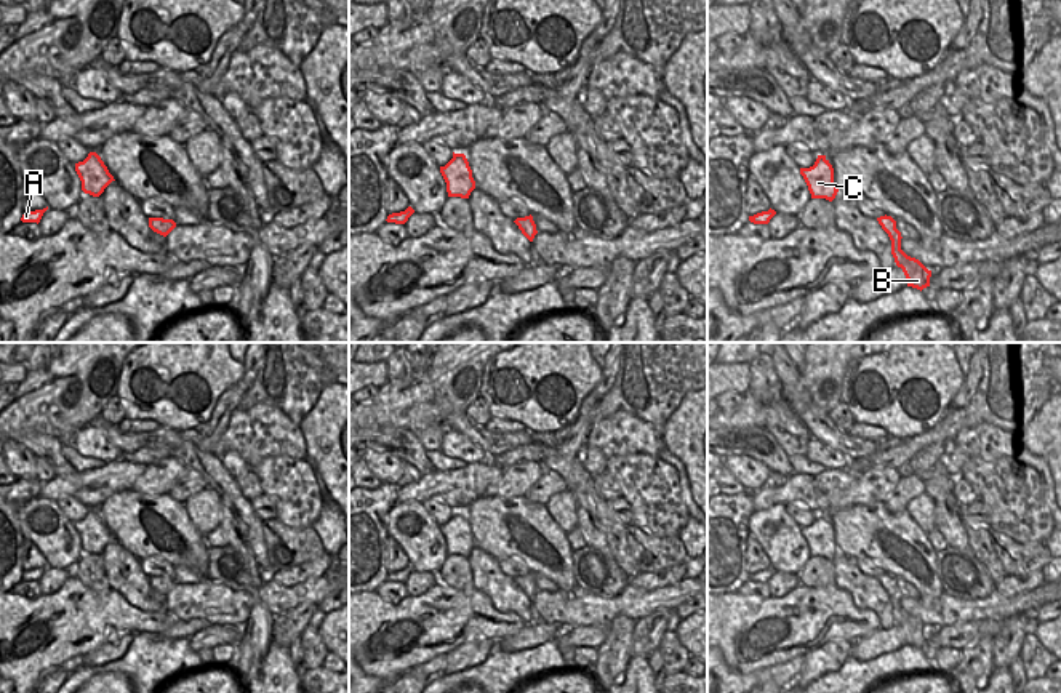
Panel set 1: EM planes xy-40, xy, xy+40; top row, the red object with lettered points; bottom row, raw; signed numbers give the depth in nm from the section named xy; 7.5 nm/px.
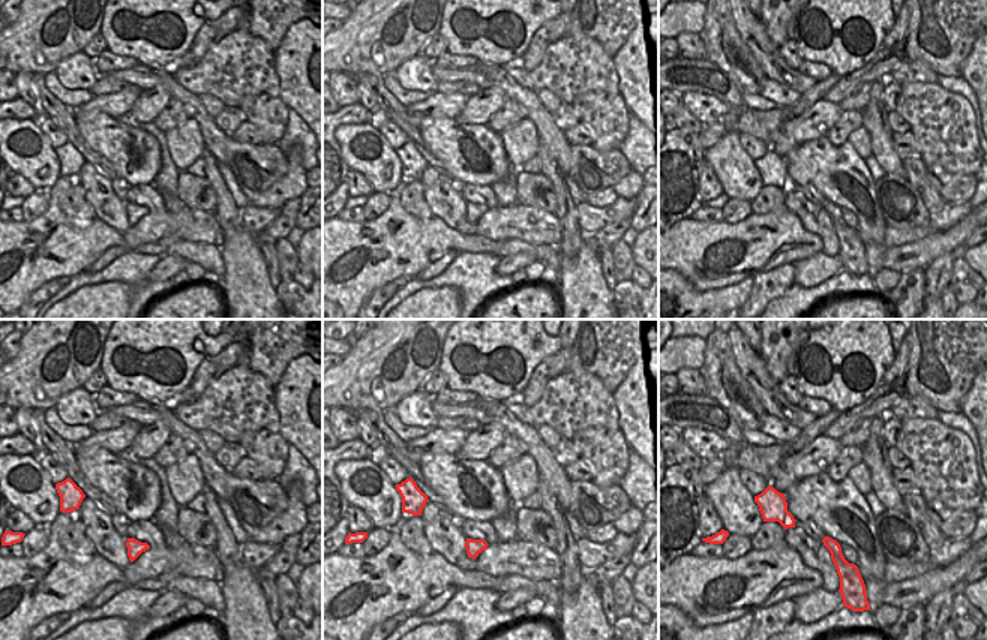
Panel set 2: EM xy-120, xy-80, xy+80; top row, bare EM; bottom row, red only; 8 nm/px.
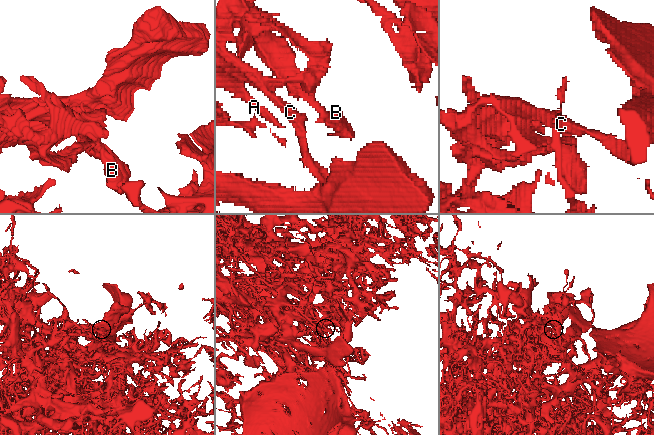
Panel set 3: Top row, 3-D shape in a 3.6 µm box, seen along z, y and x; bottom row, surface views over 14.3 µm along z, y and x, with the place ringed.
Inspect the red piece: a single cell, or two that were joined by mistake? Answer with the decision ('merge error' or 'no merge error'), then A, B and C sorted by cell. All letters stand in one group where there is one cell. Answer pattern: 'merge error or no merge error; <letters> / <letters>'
merge error; A C / B

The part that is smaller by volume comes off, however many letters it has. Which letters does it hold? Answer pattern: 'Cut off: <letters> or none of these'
Cut off: B

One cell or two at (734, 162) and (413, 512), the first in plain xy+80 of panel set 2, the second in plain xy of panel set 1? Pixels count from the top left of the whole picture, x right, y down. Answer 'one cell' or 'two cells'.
one cell

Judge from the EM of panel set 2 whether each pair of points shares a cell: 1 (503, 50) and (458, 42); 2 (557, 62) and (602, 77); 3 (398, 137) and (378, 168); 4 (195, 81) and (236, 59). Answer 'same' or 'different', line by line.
1: same
2: same
3: different
4: same

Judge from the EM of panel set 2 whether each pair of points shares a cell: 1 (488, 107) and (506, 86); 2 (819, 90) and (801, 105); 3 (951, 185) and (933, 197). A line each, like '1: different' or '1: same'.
1: different
2: same
3: different

